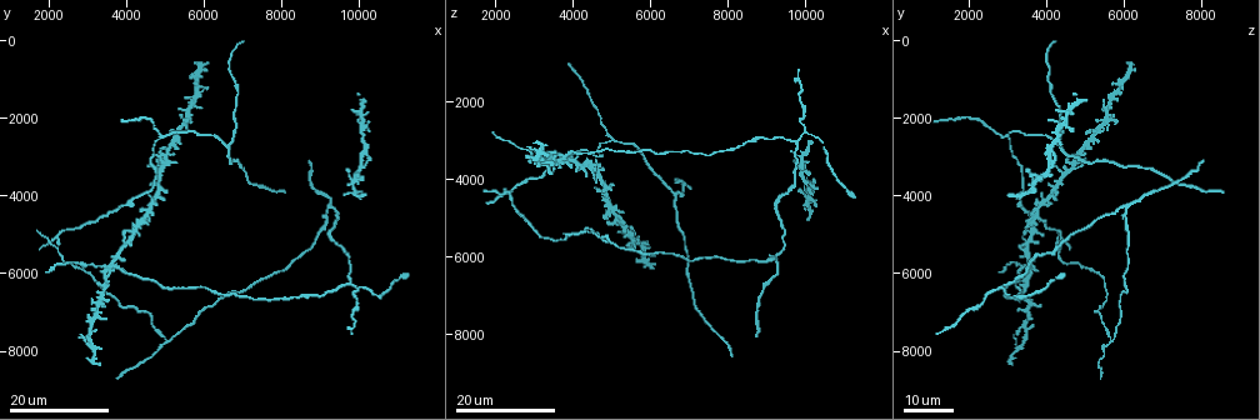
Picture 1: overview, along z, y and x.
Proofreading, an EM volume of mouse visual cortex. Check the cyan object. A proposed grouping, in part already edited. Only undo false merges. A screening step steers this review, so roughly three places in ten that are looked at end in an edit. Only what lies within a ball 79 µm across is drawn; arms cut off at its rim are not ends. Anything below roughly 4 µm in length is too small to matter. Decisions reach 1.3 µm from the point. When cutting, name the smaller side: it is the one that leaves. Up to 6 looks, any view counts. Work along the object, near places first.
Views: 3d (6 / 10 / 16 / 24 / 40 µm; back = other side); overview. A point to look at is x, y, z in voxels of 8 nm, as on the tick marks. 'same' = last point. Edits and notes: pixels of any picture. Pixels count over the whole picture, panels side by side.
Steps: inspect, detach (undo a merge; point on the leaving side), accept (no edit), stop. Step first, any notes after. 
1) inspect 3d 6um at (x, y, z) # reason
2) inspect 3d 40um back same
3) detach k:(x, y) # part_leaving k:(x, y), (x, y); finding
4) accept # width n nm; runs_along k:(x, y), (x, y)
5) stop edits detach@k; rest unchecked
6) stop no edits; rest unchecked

inspect 3d 24um at (5000, 7700, 5700) # a fork

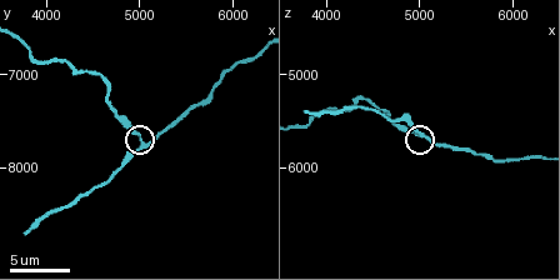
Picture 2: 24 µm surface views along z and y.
inspect 3d 6um at (5050, 7750, 5700) # closer look

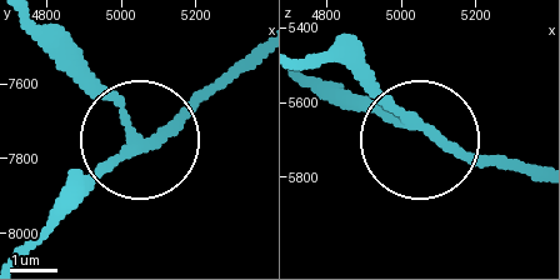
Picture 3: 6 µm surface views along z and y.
accept # width 190 nm; runs_along 3:(530, 179), (448, 151), (344, 55); continuous, no second neuron

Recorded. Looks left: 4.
inspect 3d 16um at (3800, 5850, 3400) # side arm on a straight run

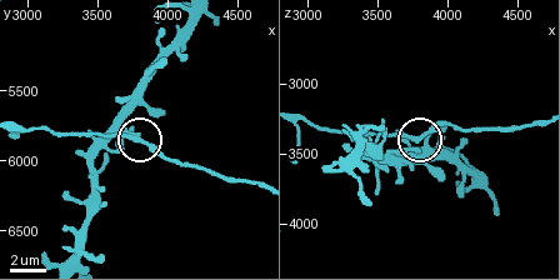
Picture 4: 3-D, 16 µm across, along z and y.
inspect 3d 6um at (3740, 5840, 3380)

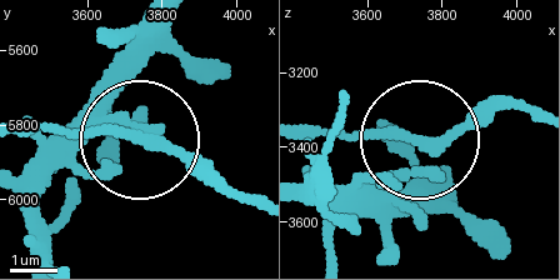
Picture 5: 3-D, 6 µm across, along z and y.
inspect 3d 6um back at (3760, 5850, 3410)

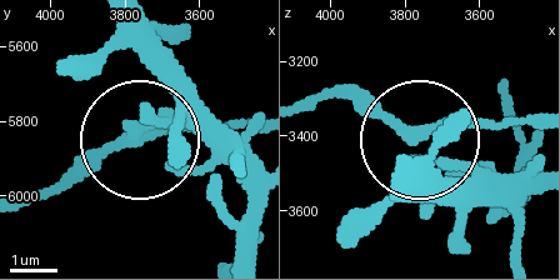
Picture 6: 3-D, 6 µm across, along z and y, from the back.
accept # arms 3; runs_along 6:(305, 101), (353, 94), (413, 134), (531, 118); one neuron here

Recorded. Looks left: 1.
stop no edits; rest unchecked

